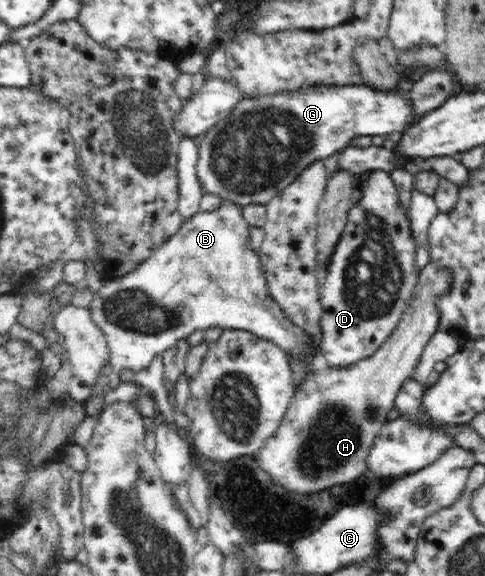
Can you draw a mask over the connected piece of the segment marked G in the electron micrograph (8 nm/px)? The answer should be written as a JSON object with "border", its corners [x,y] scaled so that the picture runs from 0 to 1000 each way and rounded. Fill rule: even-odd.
{"border":[[[637,149],[612,160],[579,160],[559,167],[505,168],[460,208],[416,236],[408,236],[406,306],[427,337],[445,337],[466,349],[509,358],[548,356],[567,339],[596,323],[625,295],[649,278],[678,274],[720,255],[720,247],[740,236],[794,240],[812,229],[831,229],[864,208],[843,175],[831,168],[831,153],[814,158],[781,158],[746,149]]]}

